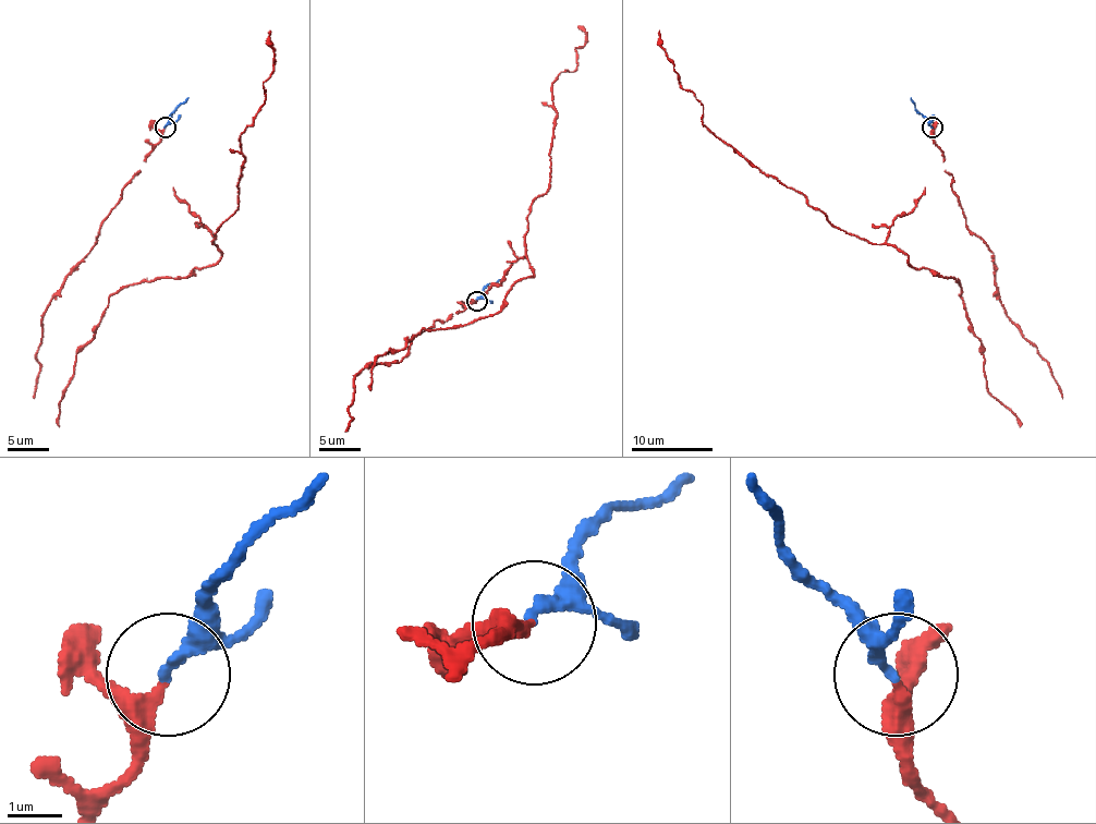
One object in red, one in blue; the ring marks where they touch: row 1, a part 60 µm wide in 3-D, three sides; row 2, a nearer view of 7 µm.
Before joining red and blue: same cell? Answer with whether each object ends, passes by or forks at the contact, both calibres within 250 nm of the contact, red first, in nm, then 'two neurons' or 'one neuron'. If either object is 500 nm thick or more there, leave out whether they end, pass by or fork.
red passes by | blue ends | 240/200 nm | one neuron

